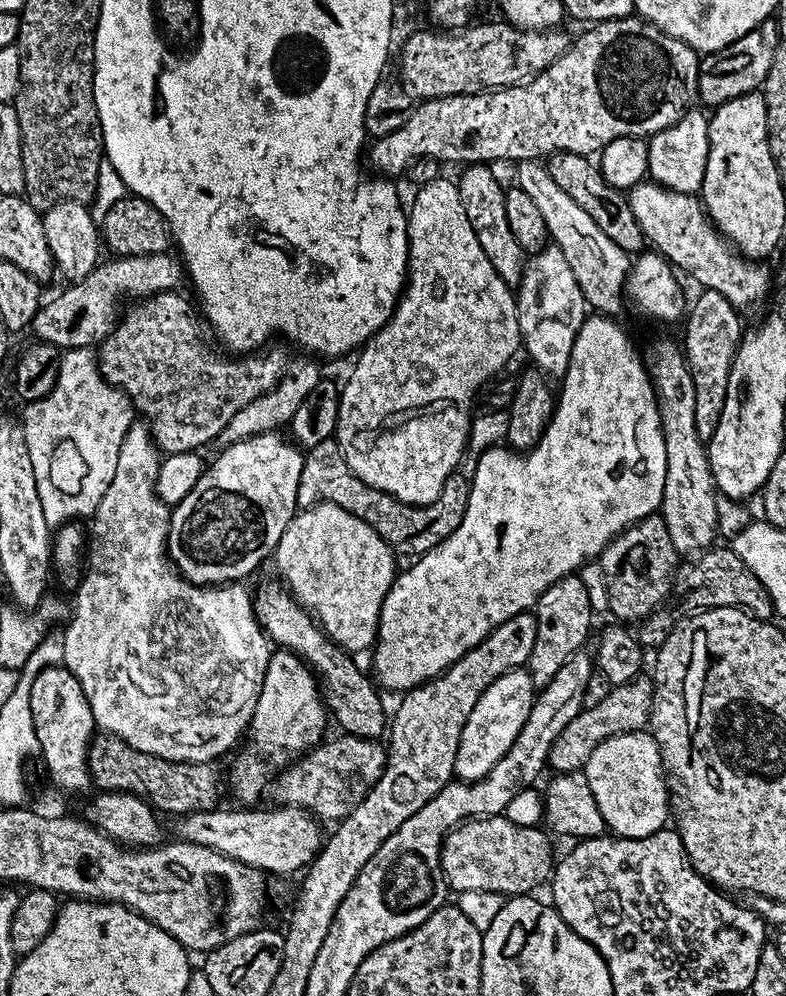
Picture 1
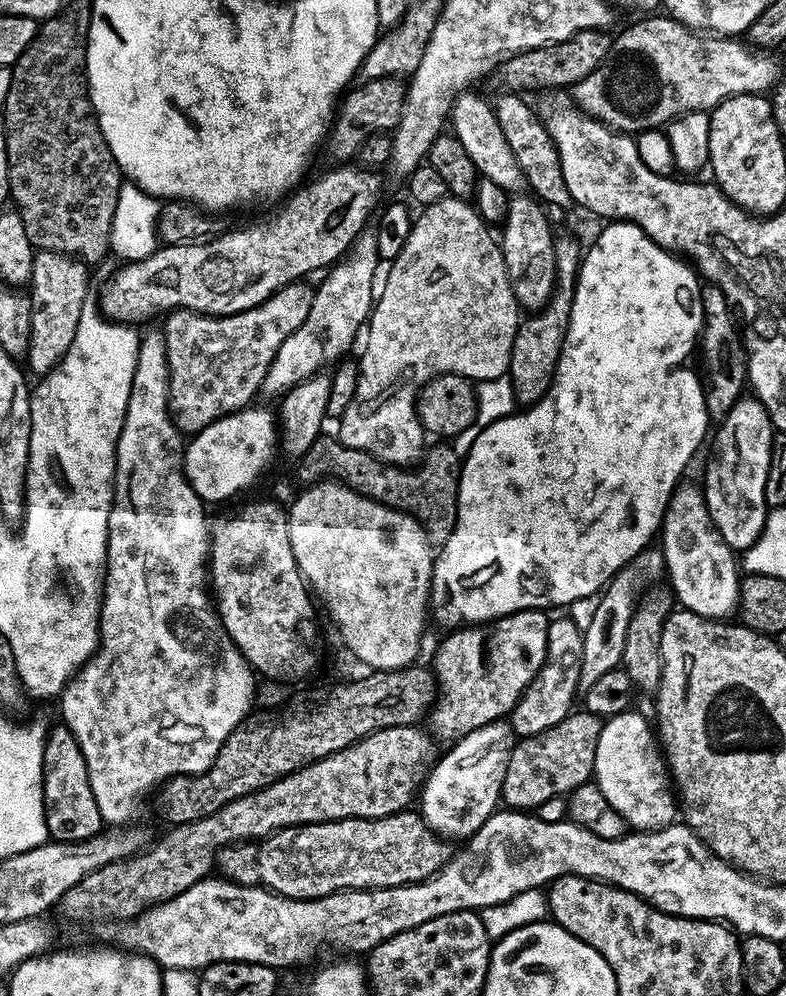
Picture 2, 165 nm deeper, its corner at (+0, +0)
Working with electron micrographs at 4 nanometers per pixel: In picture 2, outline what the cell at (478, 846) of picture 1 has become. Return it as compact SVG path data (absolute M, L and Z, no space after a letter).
M416 810L395 812L386 818L346 818L345 820L324 820L321 824L302 824L297 828L282 828L279 832L273 832L271 836L259 840L241 840L239 844L227 844L221 852L216 854L215 871L225 880L233 880L235 884L245 884L251 888L268 888L271 892L278 893L291 900L317 900L323 896L329 896L332 892L345 890L363 890L365 888L393 888L403 884L417 884L419 880L425 880L444 867L452 859L453 849L448 849L449 841L441 838L433 828L424 821L424 817Z

